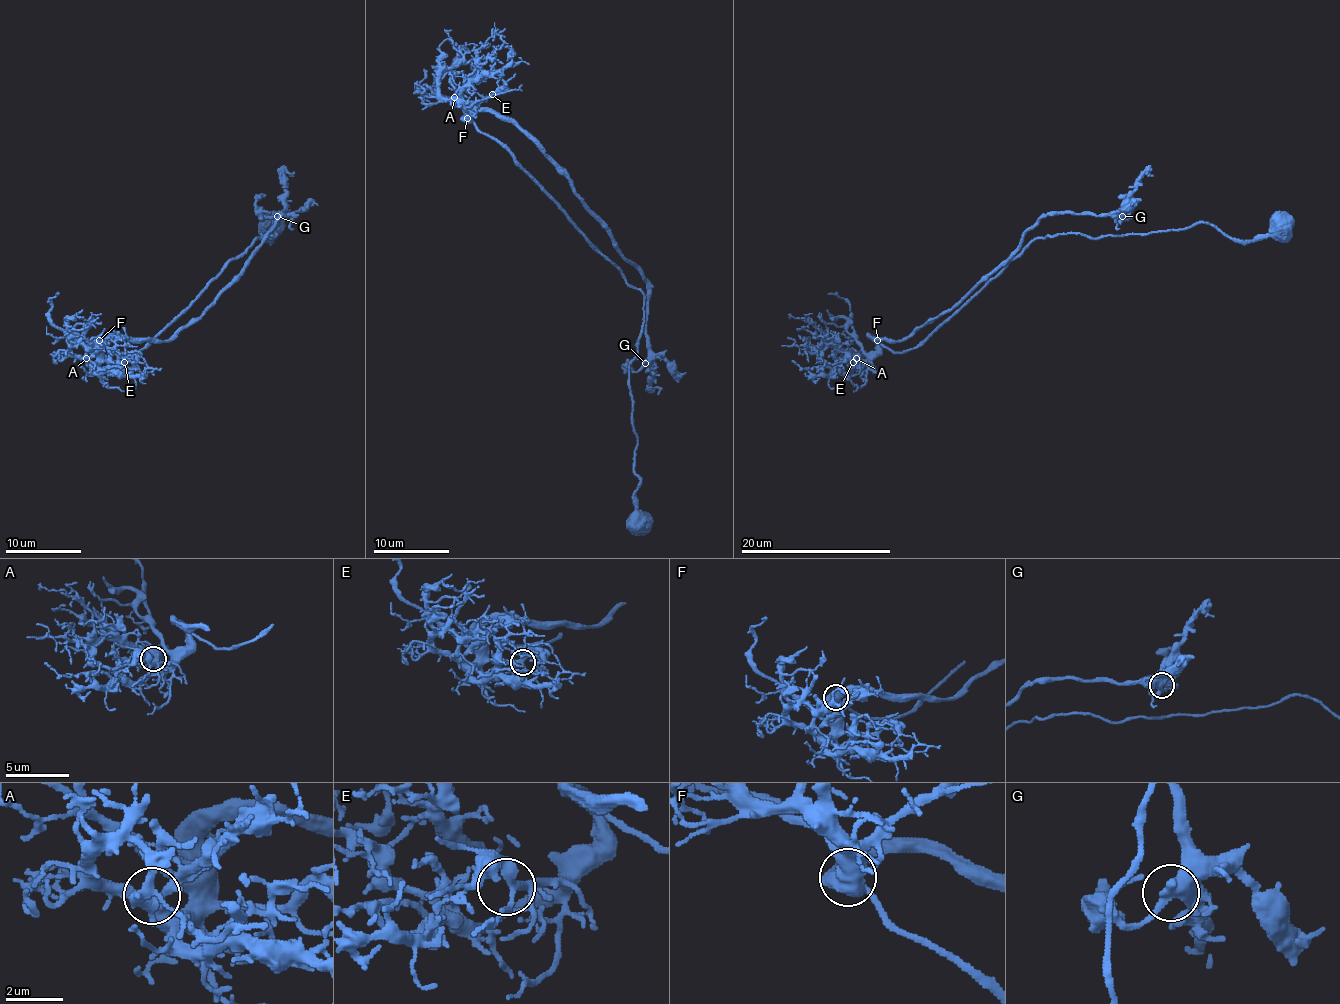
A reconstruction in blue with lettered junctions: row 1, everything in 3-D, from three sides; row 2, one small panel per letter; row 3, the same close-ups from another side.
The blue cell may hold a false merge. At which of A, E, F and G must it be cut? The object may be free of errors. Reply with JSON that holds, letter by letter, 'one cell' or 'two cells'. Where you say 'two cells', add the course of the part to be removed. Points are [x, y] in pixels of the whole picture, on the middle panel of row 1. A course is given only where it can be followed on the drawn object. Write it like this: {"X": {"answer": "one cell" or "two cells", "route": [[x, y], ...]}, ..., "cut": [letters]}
{"A": {"answer": "one cell"}, "E": {"answer": "one cell"}, "F": {"answer": "one cell"}, "G": {"answer": "one cell"}, "cut": []}

